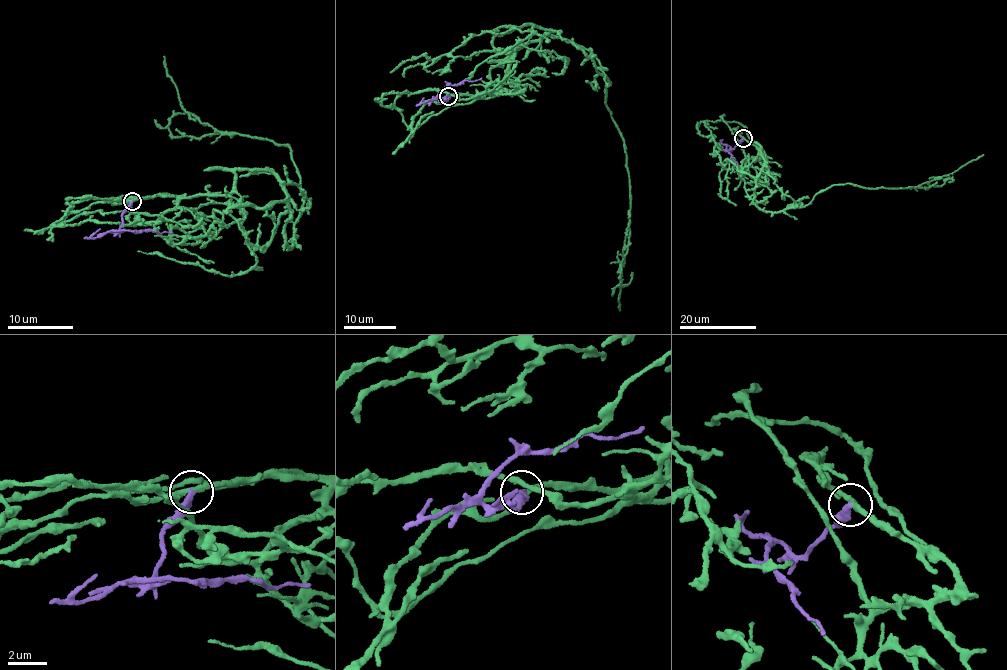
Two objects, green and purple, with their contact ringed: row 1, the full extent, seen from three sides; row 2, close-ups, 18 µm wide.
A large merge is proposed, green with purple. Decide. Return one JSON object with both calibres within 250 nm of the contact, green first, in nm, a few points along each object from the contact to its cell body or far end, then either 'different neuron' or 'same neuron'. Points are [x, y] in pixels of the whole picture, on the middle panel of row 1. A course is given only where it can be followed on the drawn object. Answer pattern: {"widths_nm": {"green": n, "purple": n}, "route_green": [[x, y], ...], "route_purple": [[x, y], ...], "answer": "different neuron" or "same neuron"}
{"widths_nm": {"green": 260, "purple": 360}, "route_green": [[448, 96], [492, 96], [511, 52], [550, 31], [610, 82], [605, 104], [626, 151], [630, 199], [620, 311]], "route_purple": [[448, 96], [446, 101], [438, 97], [448, 86], [482, 77]], "answer": "same neuron"}

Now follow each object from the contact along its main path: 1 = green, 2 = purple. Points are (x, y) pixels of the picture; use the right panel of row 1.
1: (743, 138), (764, 154), (755, 160), (762, 153), (754, 203), (774, 212), (833, 185), (921, 185), (984, 154)
2: (743, 138), (732, 148), (728, 146), (726, 150), (737, 164)

